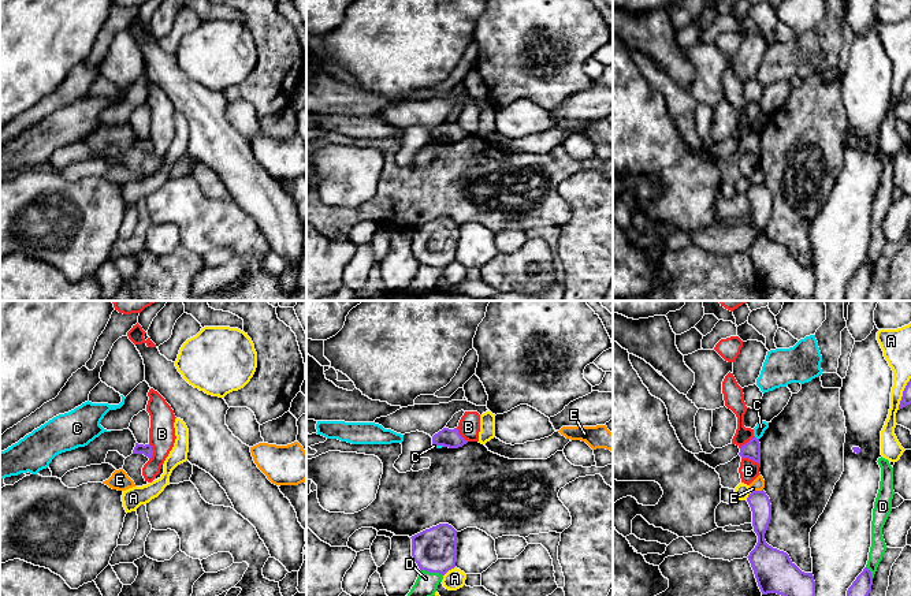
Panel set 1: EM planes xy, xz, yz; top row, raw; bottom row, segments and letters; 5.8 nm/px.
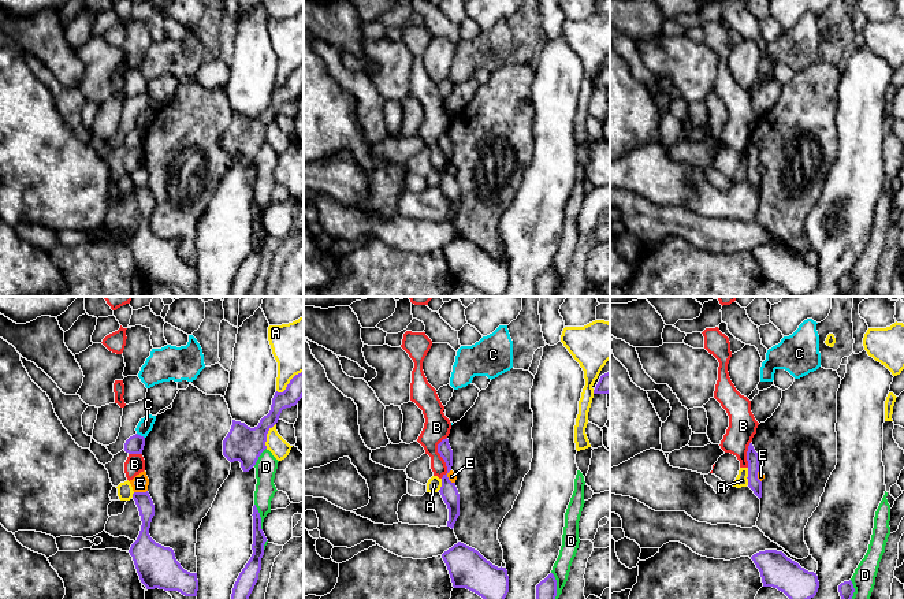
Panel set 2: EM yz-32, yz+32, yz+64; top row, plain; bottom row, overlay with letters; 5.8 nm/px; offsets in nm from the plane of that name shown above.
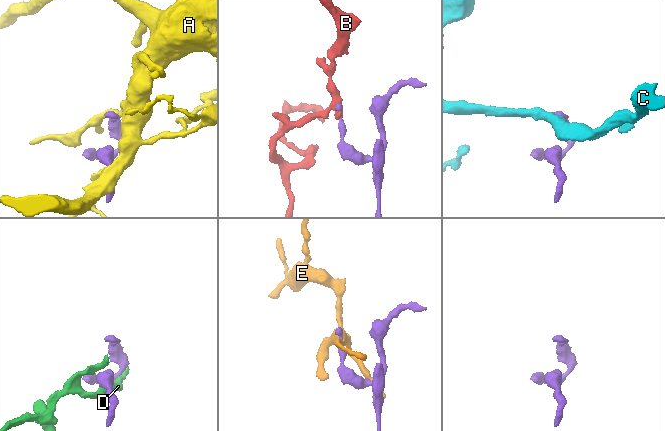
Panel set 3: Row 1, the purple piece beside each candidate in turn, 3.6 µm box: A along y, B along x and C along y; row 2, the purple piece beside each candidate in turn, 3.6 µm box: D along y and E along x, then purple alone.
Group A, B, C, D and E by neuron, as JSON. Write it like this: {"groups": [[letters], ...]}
{"groups": [["A"], ["B"], ["C"], ["D"], ["E"]]}

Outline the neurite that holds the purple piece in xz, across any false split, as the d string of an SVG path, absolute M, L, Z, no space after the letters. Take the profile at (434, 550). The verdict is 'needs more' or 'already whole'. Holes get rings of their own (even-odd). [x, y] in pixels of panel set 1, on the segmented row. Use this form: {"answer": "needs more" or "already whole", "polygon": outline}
{"answer": "already whole", "polygon": "M449 524L425 529L412 539L412 556L420 570L445 575L456 567L457 530Z"}

